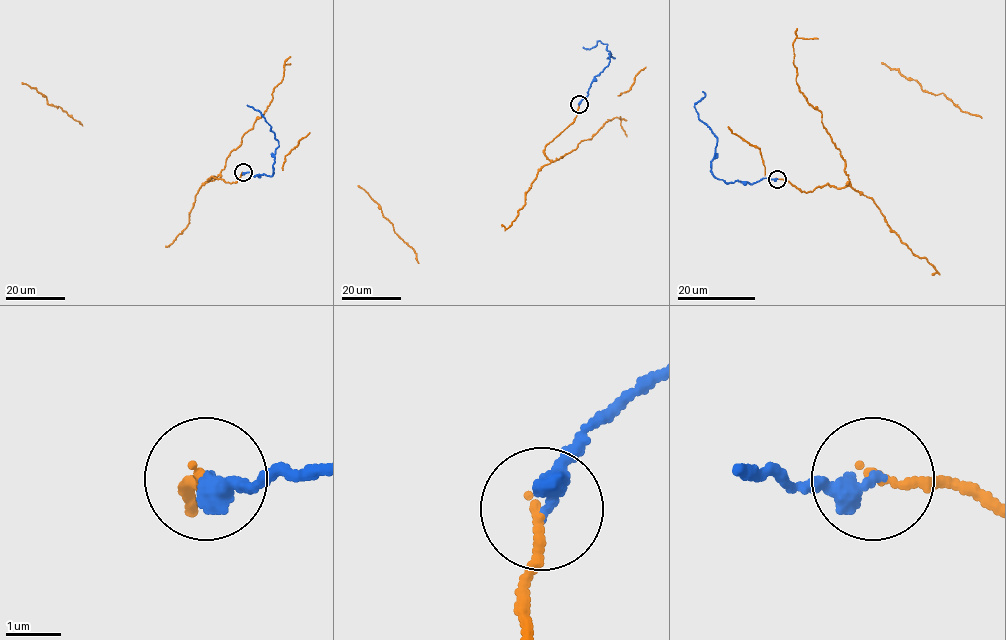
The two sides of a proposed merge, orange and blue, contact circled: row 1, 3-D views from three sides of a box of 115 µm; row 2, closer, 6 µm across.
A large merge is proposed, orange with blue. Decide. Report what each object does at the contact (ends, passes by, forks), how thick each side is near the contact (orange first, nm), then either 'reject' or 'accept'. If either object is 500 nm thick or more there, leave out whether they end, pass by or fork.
orange ends; blue ends; calibres 170 and 400 nm; accept

